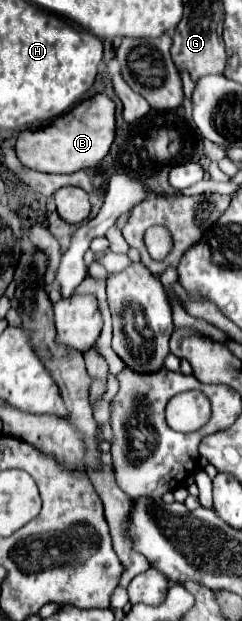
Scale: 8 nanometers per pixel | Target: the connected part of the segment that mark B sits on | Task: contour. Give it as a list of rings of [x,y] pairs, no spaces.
[[[97,94],[77,104],[53,124],[39,130],[25,130],[17,138],[17,158],[31,170],[49,174],[71,174],[97,166],[109,152],[115,138],[115,102],[107,94]]]

